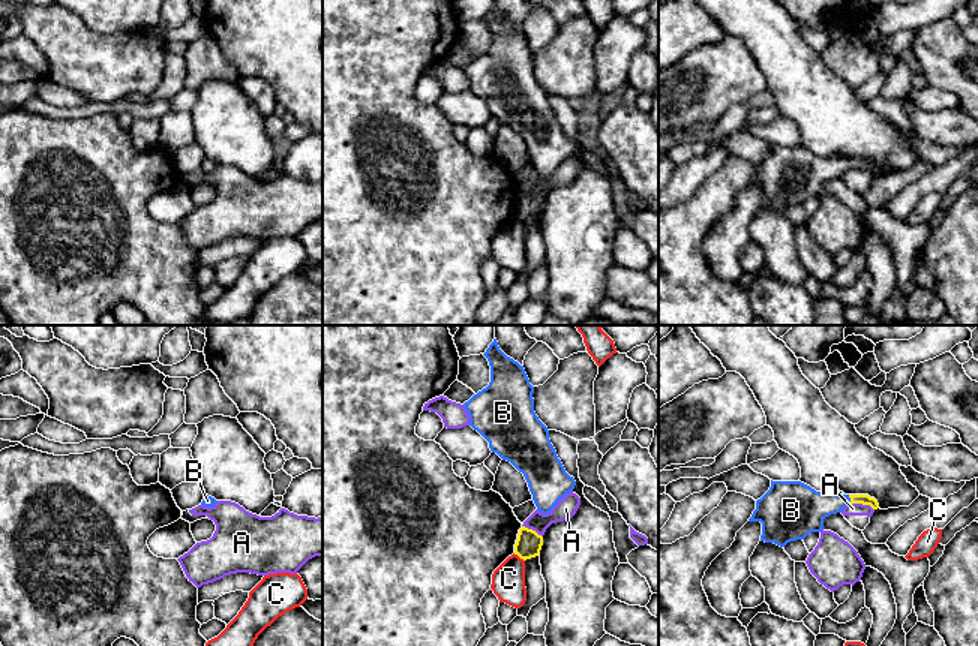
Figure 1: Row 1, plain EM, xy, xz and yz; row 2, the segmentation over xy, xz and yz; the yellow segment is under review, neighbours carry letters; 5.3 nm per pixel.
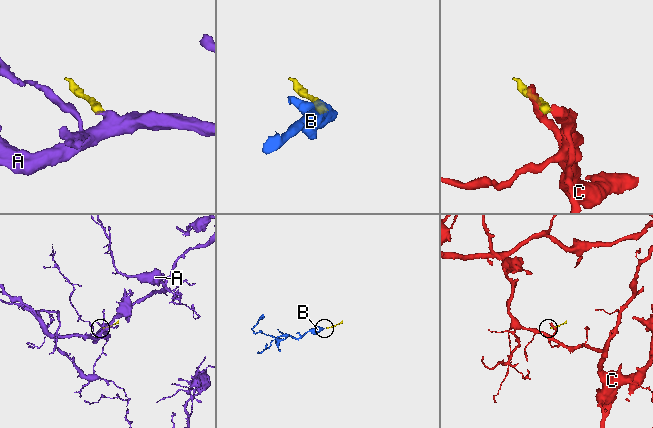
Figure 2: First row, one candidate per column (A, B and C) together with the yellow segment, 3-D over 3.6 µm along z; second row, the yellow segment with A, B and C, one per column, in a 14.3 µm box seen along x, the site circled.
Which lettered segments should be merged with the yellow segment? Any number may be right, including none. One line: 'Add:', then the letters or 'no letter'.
Add: B

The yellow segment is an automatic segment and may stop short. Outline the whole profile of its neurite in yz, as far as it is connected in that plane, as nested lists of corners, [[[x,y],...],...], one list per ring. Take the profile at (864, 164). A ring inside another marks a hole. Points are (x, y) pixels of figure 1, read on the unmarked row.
[[[772,145],[770,154],[756,165],[748,186],[762,187],[760,205],[784,211],[824,193],[824,183],[842,177],[849,168],[879,172],[868,159],[820,157],[801,145]]]

